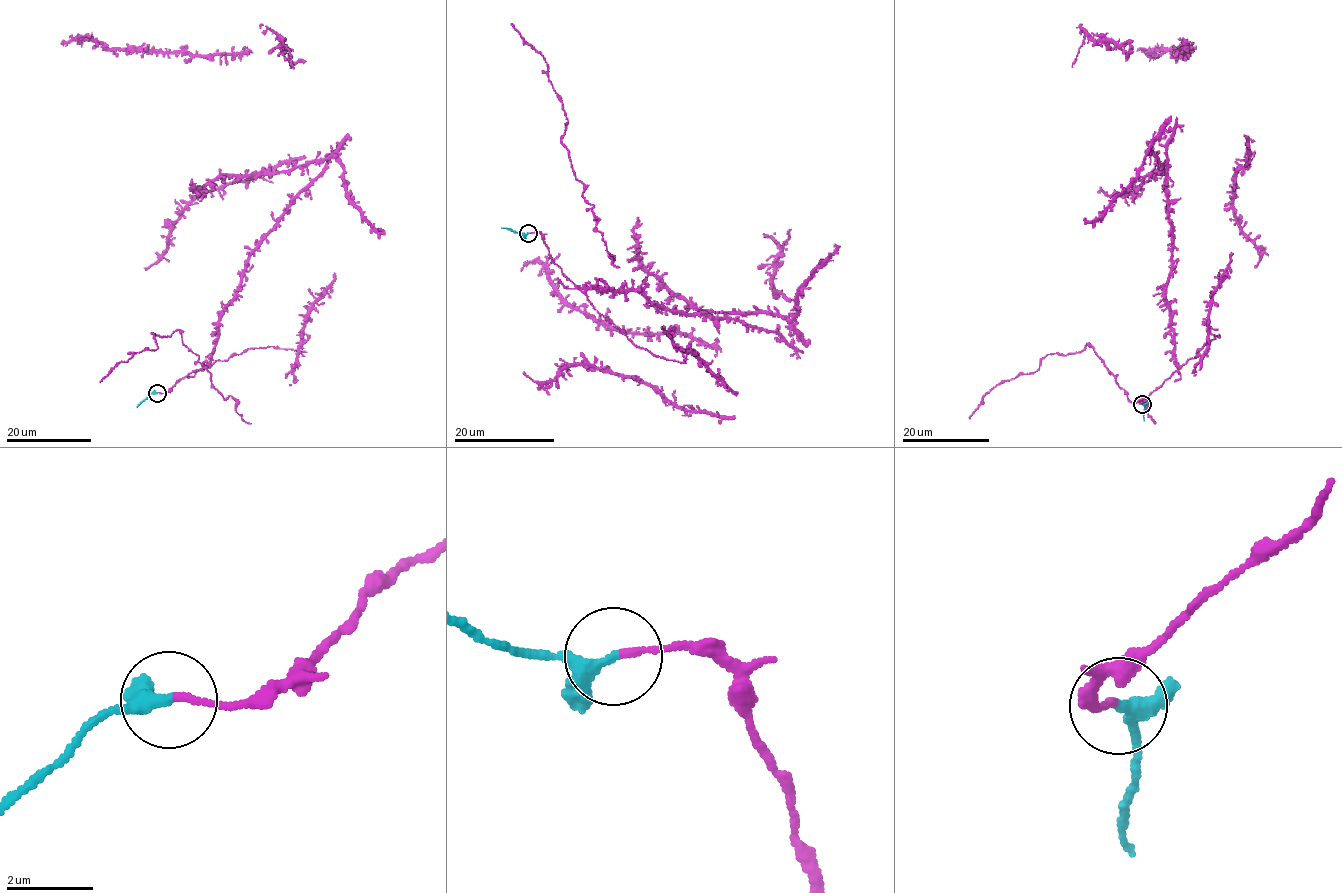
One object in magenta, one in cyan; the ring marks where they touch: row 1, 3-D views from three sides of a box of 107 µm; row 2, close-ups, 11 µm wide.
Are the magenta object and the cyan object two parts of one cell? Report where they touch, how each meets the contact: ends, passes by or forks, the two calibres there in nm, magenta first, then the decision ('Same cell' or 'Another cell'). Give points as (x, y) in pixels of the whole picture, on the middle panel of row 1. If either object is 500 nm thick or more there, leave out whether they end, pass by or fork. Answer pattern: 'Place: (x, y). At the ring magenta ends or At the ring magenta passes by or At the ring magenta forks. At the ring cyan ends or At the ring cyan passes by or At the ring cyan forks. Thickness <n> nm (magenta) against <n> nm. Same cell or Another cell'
Place: (528, 233). At the ring magenta ends. At the ring cyan passes by. Thickness 150 nm (magenta) against 240 nm. Same cell

